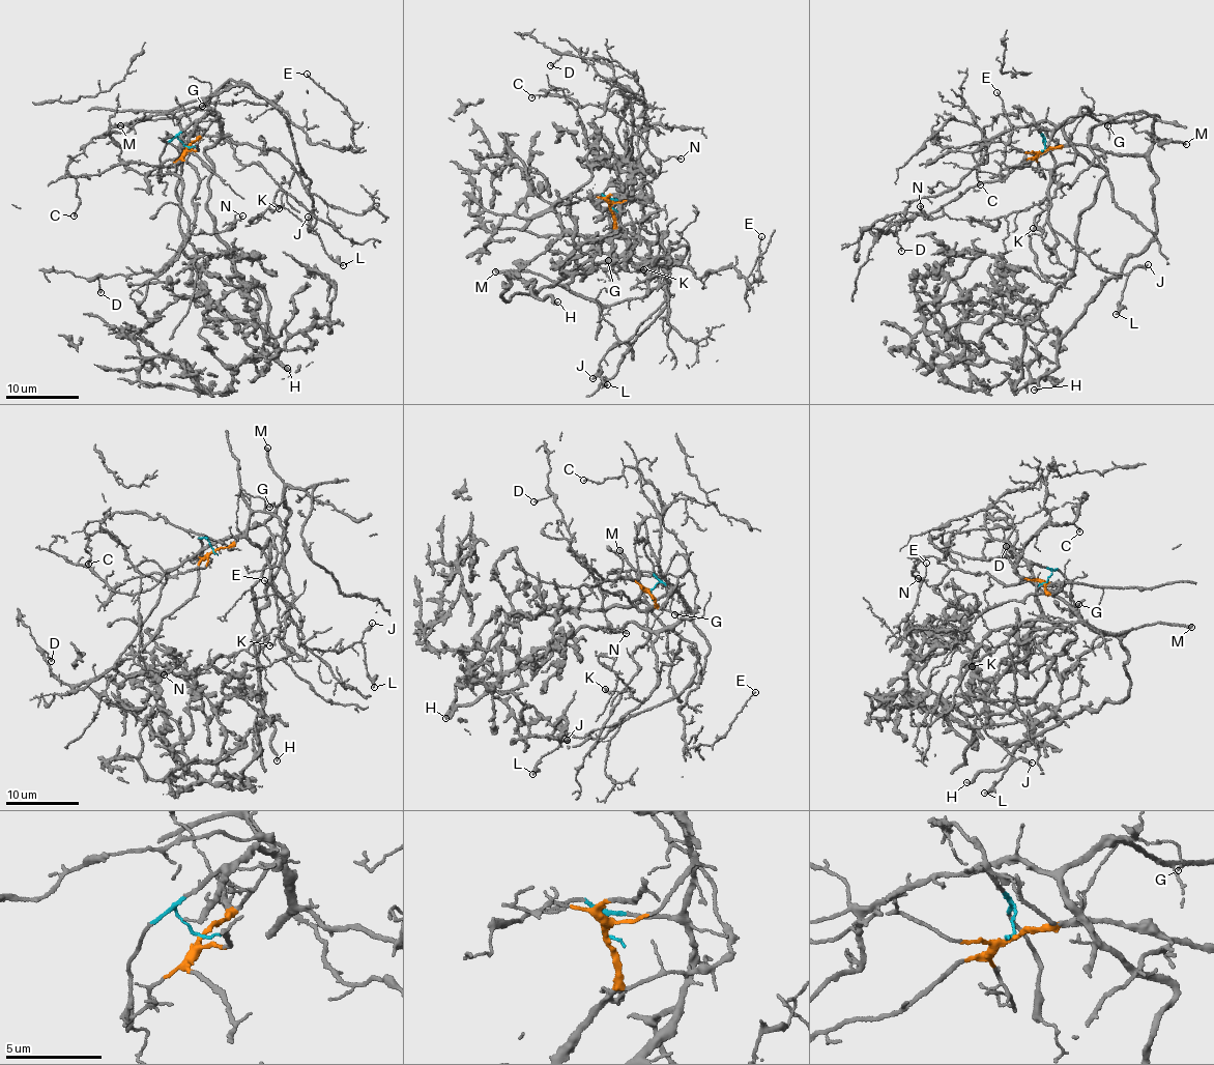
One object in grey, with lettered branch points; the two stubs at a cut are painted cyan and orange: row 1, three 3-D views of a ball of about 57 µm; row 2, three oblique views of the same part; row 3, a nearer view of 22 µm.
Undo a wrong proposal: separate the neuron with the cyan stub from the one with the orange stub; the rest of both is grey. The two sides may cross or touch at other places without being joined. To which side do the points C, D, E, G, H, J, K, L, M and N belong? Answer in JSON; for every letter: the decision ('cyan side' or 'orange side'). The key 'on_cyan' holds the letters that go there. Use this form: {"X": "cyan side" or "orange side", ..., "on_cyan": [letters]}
{"C": "orange side", "D": "orange side", "E": "cyan side", "G": "cyan side", "H": "orange side", "J": "cyan side", "K": "orange side", "L": "cyan side", "M": "orange side", "N": "orange side", "on_cyan": ["E", "G", "J", "L"]}

